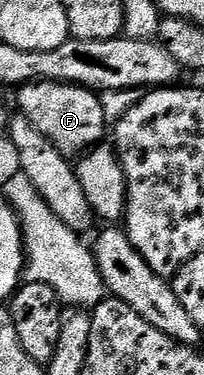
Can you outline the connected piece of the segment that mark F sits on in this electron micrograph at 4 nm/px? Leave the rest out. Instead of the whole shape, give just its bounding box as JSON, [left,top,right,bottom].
[18,81,109,157]

